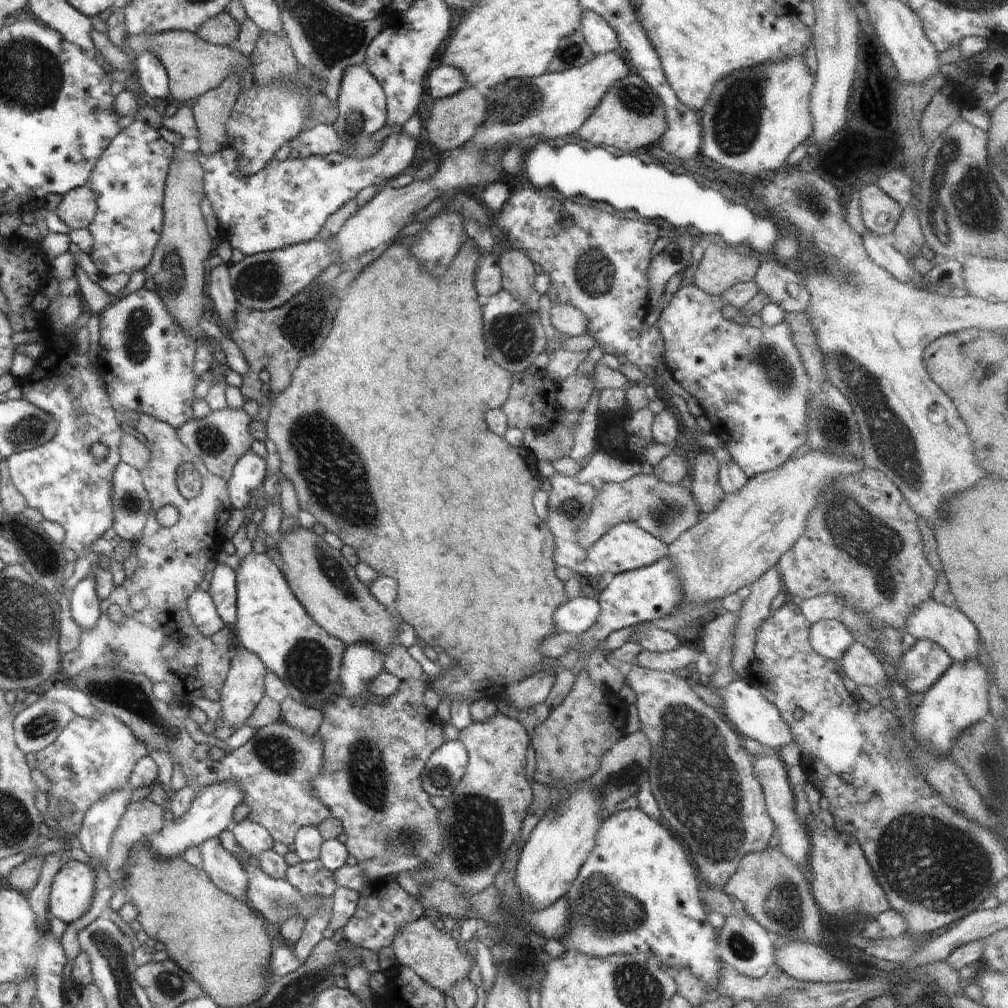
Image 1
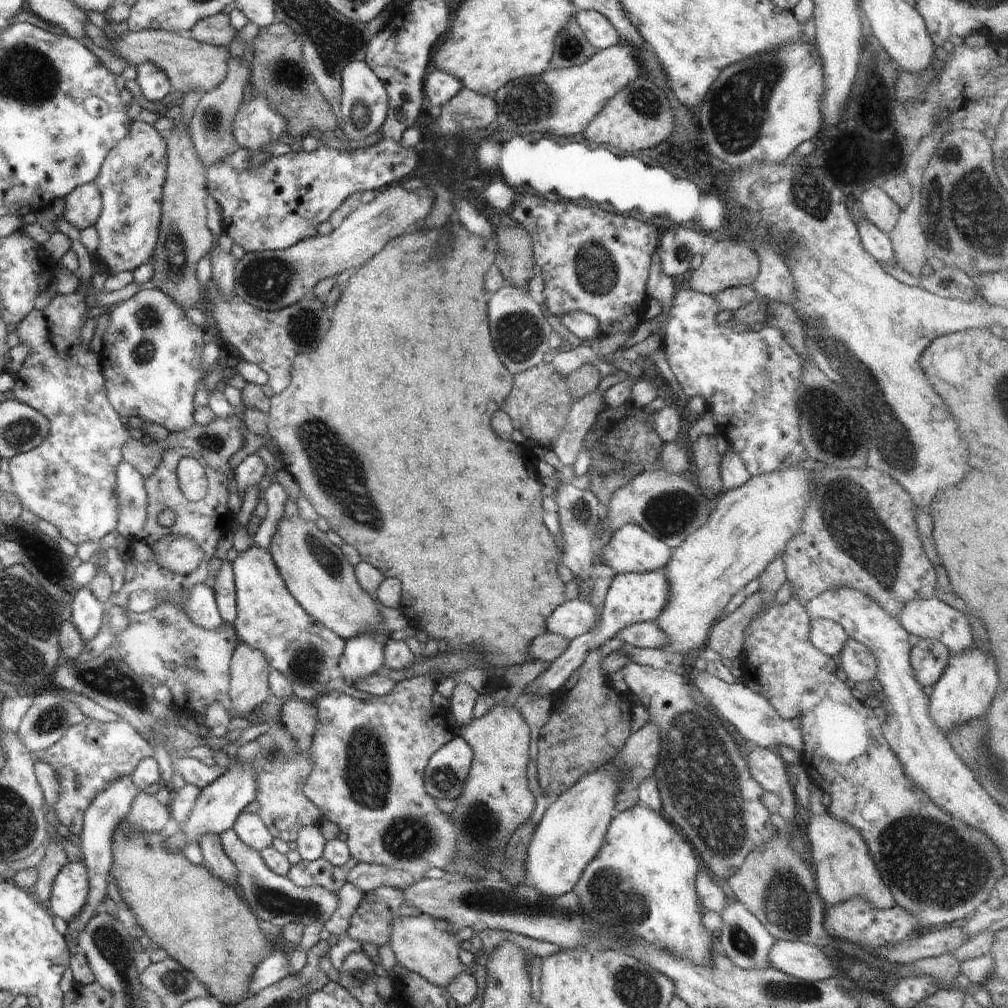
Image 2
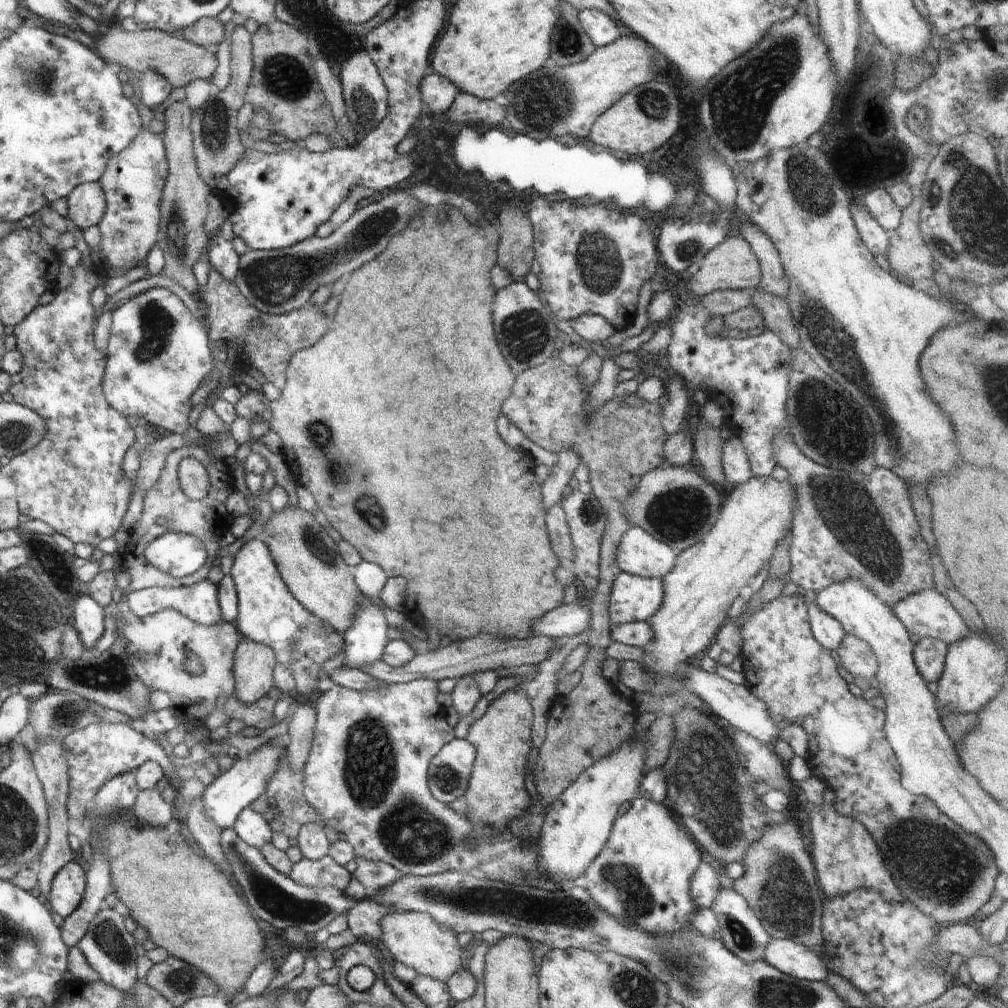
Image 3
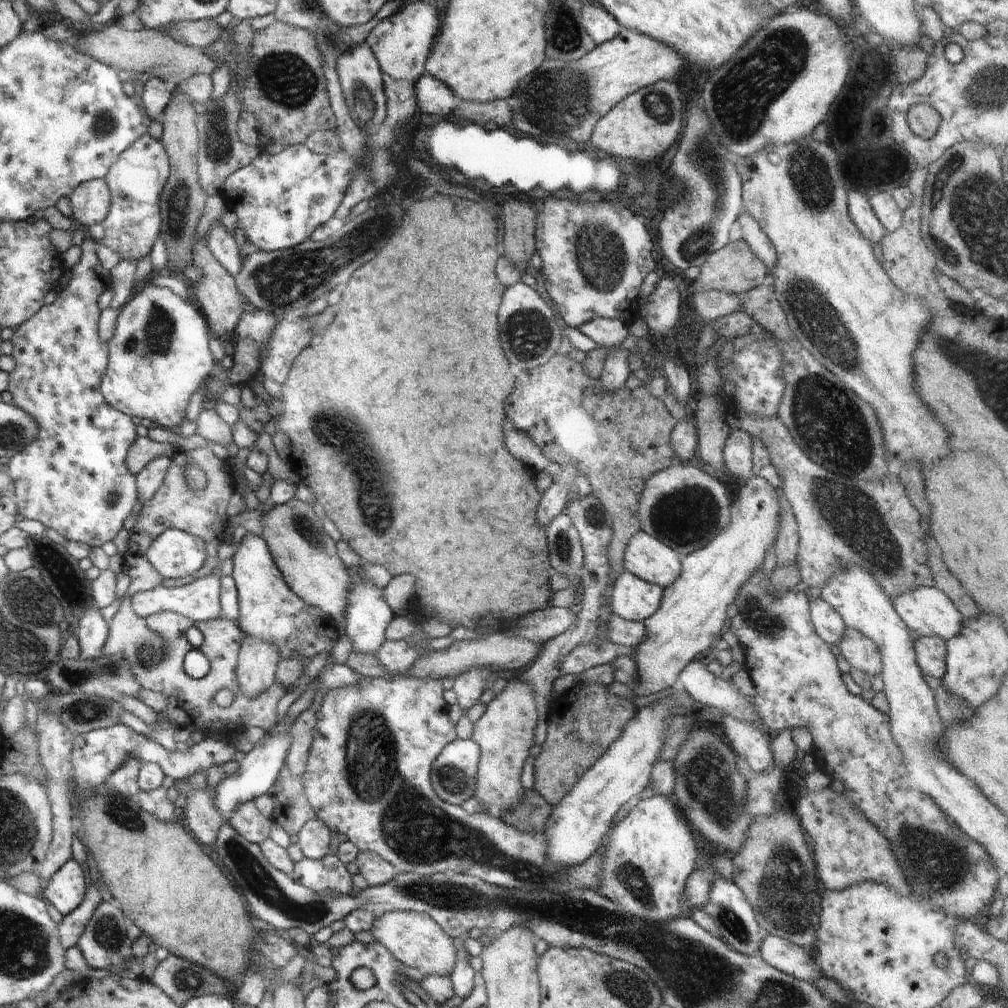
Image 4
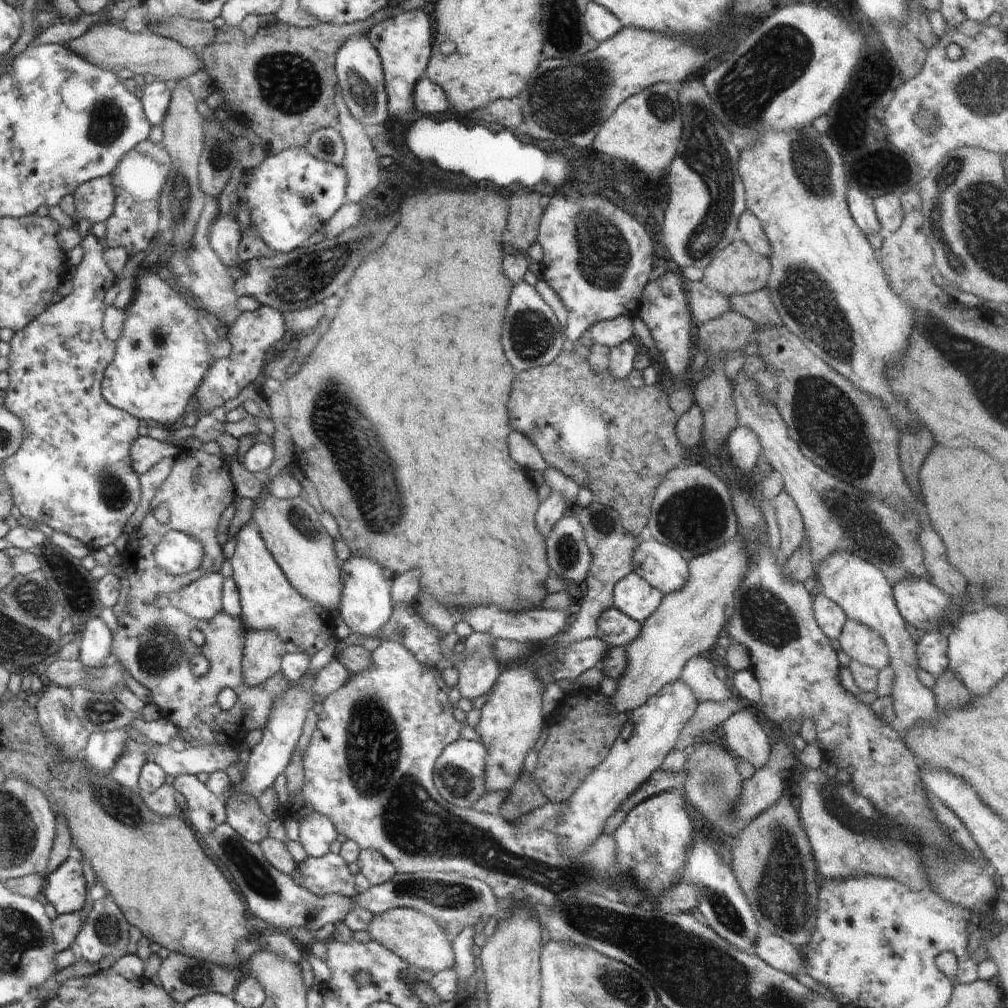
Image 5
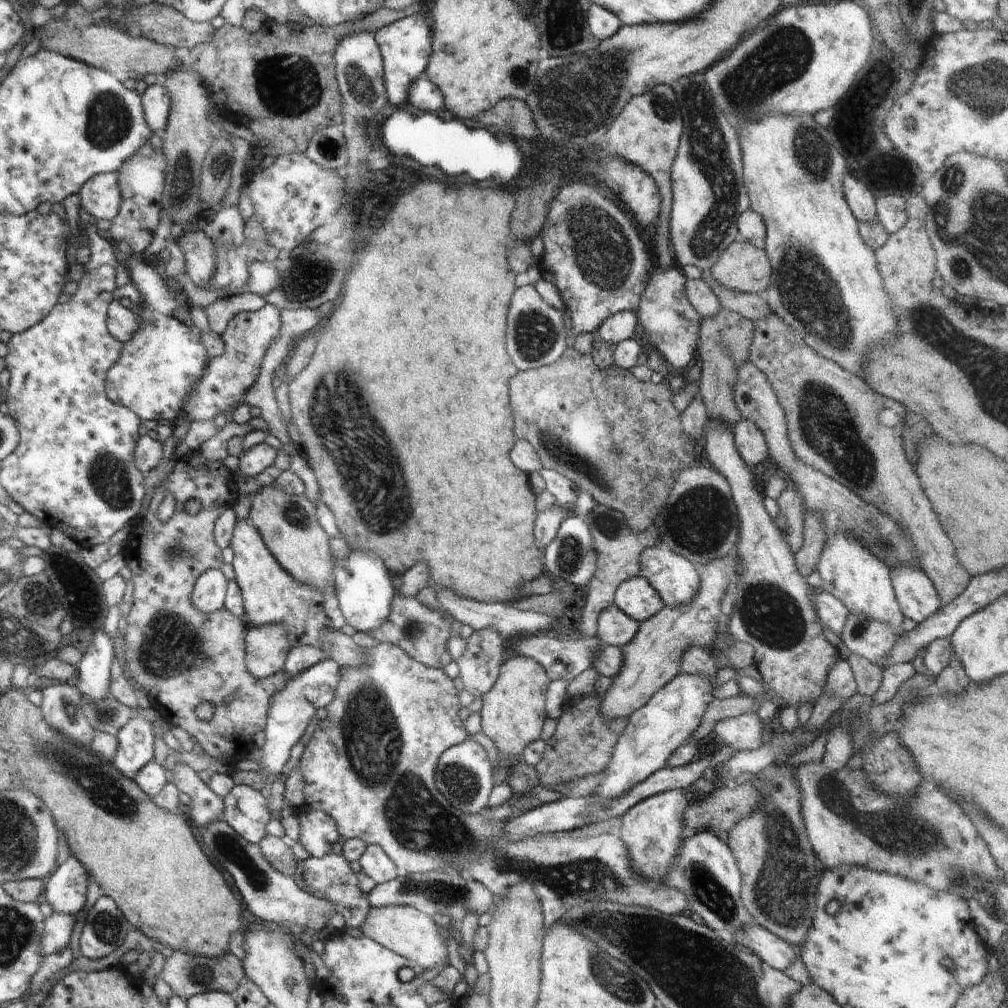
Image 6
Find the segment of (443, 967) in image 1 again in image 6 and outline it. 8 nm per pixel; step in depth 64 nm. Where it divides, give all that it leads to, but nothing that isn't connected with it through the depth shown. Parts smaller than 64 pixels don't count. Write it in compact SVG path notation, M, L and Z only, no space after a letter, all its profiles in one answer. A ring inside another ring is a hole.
M386 906L370 909L362 926L364 937L378 942L386 949L415 962L421 969L445 966L448 963L447 942L440 934L440 927L420 910L412 906Z

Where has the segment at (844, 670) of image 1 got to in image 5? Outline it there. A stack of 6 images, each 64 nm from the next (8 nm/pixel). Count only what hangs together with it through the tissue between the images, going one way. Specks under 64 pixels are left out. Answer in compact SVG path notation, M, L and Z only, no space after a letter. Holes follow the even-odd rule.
M847 618L834 644L860 664L879 671L889 665L886 641L883 641L874 629L869 629L868 625L863 625L861 622Z

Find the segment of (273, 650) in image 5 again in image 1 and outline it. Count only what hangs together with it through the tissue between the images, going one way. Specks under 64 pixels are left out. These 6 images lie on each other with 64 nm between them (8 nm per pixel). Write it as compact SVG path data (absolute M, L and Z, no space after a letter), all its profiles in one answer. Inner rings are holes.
M242 646L234 649L229 662L228 674L220 691L221 697L218 700L224 713L224 721L221 722L221 726L237 729L244 724L244 721L254 712L254 708L262 696L265 695L264 681L267 672L267 668L256 654Z

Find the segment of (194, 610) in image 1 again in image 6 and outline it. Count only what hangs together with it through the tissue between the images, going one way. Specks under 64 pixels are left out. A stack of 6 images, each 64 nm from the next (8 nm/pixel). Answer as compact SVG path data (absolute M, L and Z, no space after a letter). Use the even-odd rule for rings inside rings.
M220 569L204 572L194 582L190 602L200 614L214 614L223 609L228 581Z

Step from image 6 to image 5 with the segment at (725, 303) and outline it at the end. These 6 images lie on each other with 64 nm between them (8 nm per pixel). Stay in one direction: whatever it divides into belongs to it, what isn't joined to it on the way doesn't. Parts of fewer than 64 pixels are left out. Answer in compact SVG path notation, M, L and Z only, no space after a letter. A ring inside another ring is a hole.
M767 288L745 295L730 295L726 298L729 300L730 309L758 325L782 325Z

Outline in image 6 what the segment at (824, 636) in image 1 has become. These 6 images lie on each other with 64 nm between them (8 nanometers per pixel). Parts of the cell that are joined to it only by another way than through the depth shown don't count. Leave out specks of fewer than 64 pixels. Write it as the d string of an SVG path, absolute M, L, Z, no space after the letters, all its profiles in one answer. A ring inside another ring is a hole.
M826 592L814 596L813 602L822 627L831 639L836 640L843 632L850 614L846 606Z

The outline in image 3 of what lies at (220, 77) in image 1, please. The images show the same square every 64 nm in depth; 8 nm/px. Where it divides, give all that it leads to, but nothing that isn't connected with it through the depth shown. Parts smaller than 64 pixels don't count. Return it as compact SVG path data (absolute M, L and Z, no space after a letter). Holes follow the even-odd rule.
M115 25L110 27L106 34L98 35L95 38L95 43L97 53L102 59L106 59L106 62L124 66L129 70L138 70L138 72L152 69L161 74L172 88L184 88L197 78L210 81L218 66L216 54L209 48L188 42L178 34L159 31L158 29L127 31L120 25Z

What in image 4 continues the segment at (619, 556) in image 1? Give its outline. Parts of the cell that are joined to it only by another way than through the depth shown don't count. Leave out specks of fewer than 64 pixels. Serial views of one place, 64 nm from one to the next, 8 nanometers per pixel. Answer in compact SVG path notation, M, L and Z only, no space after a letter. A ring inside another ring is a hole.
M640 531L623 552L623 570L664 589L679 577L681 560L662 540Z

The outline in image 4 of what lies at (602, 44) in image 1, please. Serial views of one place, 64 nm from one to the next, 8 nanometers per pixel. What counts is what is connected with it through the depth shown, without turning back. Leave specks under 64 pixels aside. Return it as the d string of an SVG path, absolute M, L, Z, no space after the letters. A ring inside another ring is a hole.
M593 1L584 4L581 22L583 29L586 30L597 45L611 41L621 29L614 15Z

